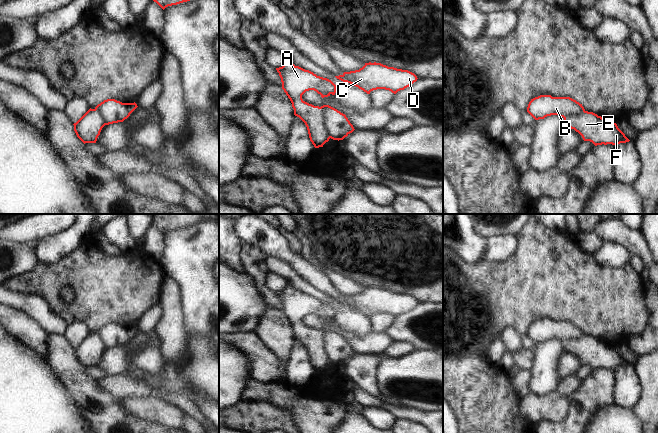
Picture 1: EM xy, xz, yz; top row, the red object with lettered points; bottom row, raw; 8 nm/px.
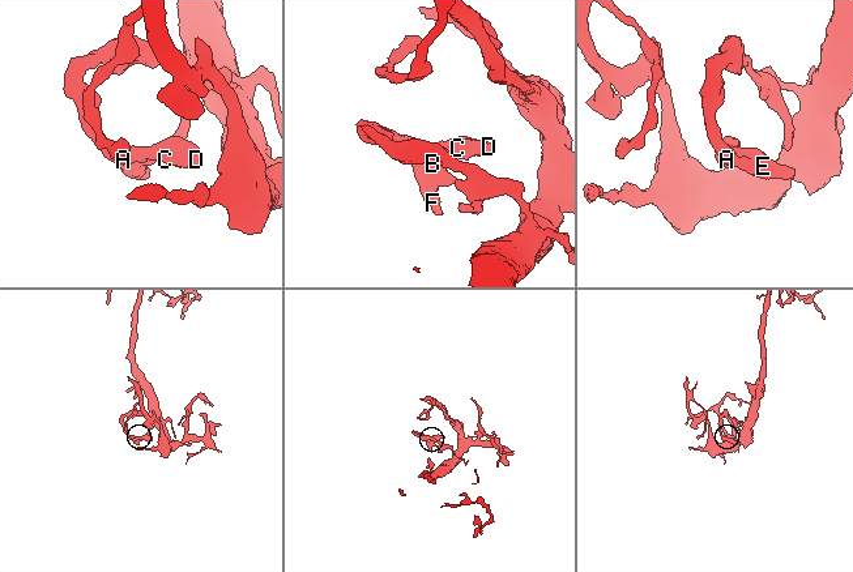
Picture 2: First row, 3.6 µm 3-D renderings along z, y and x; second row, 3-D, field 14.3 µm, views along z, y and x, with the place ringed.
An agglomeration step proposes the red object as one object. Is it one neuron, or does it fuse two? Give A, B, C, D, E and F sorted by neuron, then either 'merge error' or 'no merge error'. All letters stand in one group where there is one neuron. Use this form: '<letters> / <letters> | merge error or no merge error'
A B C D E F | no merge error

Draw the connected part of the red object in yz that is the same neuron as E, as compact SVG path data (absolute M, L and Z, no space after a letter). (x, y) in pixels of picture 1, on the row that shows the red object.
M540 95L531 99L527 112L535 119L558 115L564 118L565 126L578 132L584 141L597 145L617 145L630 140L618 128L593 112L588 112L582 104L570 97Z

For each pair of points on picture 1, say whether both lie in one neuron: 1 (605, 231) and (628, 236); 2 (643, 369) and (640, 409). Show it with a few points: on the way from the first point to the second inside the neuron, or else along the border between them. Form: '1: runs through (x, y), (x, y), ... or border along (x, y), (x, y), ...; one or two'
1: runs through (611, 231), (622, 234); one
2: runs through (647, 379), (647, 399); one

